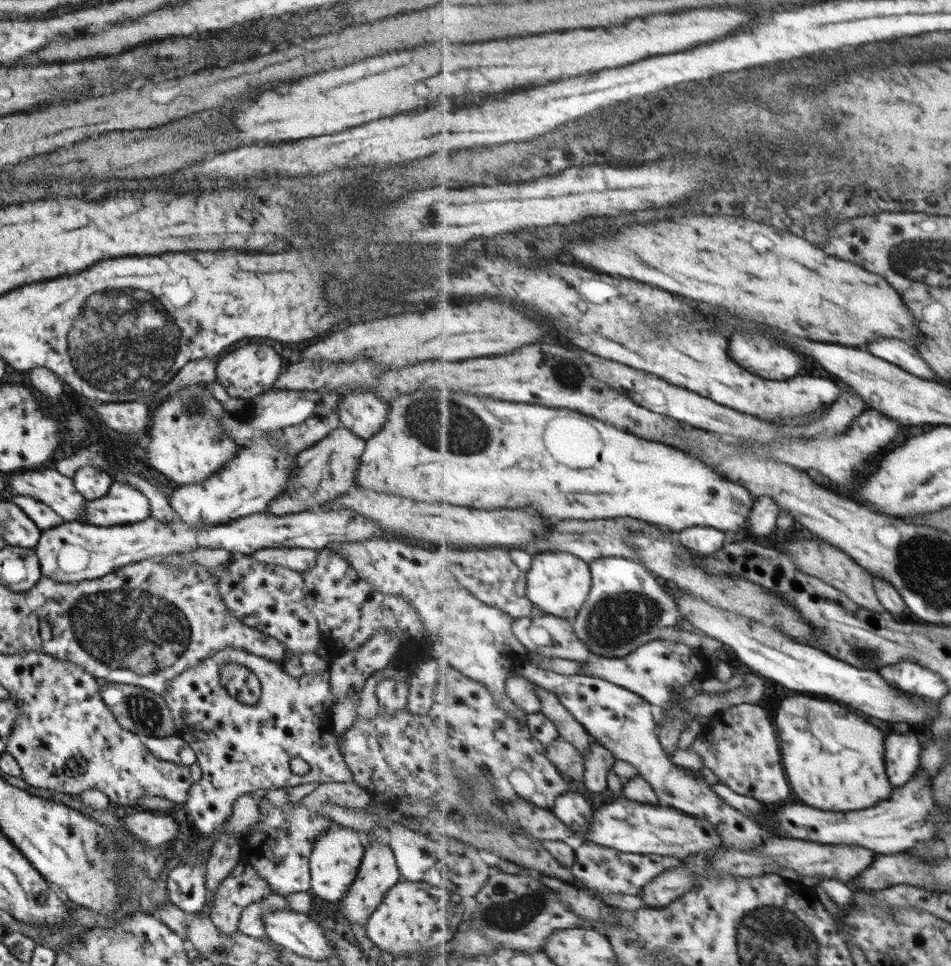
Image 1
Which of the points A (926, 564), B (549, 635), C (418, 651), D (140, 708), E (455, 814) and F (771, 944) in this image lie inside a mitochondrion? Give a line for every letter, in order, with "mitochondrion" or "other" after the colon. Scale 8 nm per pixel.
A: mitochondrion
B: other
C: other
D: mitochondrion
E: mitochondrion
F: mitochondrion

